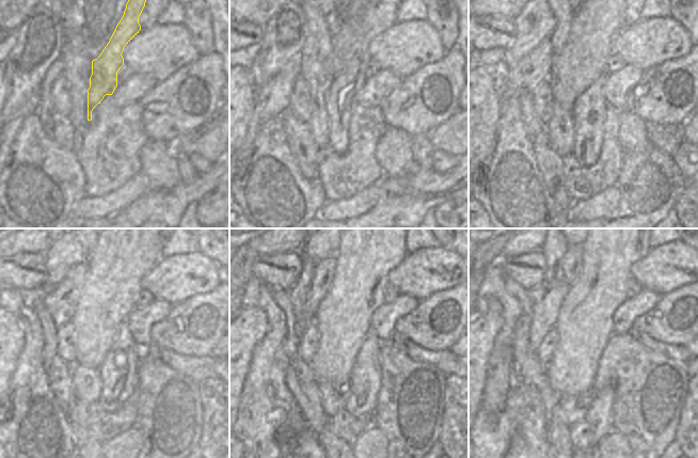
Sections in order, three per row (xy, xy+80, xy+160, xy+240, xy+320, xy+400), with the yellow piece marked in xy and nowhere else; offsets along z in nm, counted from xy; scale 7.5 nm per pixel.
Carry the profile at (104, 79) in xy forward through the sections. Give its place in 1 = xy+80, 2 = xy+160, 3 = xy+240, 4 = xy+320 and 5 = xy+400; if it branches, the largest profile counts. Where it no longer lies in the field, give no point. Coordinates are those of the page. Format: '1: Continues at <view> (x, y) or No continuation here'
1: Continues at xy+80 (381, 12)
2: Continues at xy+160 (589, 110)
3: Continues at xy+240 (120, 370)
4: Continues at xy+320 (365, 378)
5: Continues at xy+400 (599, 416).

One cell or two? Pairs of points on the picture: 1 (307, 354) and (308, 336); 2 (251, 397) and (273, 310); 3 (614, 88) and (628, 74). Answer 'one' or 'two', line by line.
1: one
2: one
3: one

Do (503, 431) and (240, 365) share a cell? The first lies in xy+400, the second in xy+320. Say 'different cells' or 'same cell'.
different cells

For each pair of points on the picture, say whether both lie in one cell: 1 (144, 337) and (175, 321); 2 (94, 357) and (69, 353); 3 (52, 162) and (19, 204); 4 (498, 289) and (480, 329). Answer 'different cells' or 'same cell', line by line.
1: different cells
2: different cells
3: same cell
4: different cells

